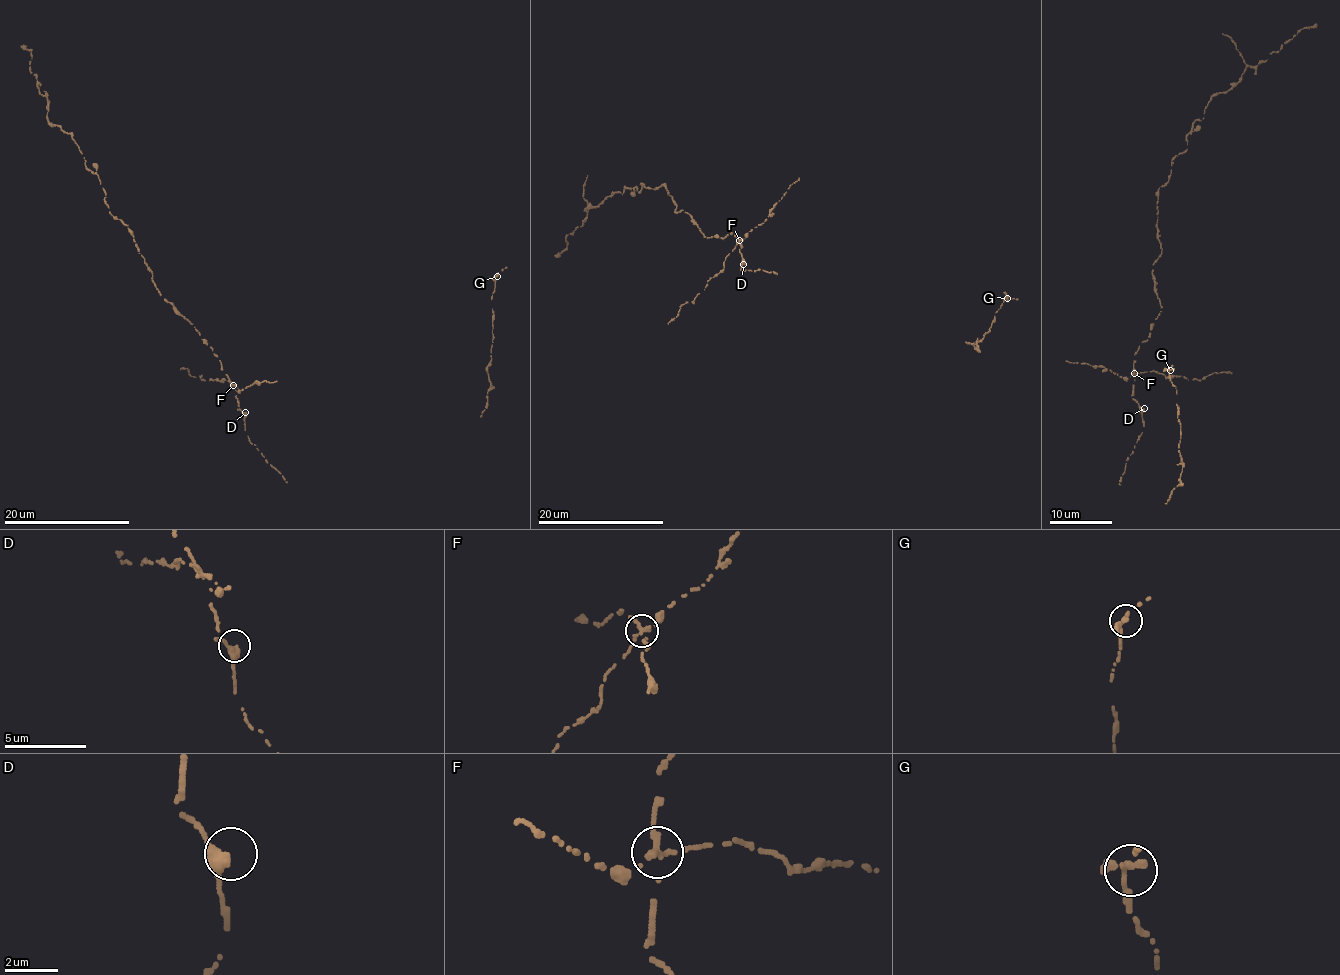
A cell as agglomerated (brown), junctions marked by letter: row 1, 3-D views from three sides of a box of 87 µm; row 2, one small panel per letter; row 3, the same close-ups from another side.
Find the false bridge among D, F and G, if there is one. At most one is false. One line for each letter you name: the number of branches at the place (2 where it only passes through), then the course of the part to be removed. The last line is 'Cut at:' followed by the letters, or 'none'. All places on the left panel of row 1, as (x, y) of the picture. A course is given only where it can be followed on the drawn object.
F: branches 3; course (233, 385), (224, 379), (199, 378), (188, 373), (187, 368), (180, 369)
Cut at: F

